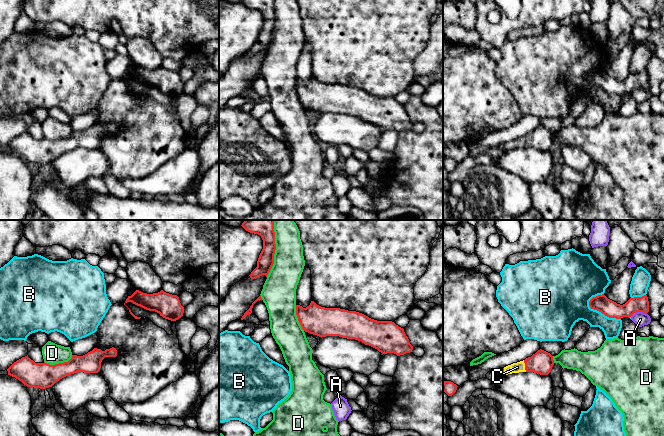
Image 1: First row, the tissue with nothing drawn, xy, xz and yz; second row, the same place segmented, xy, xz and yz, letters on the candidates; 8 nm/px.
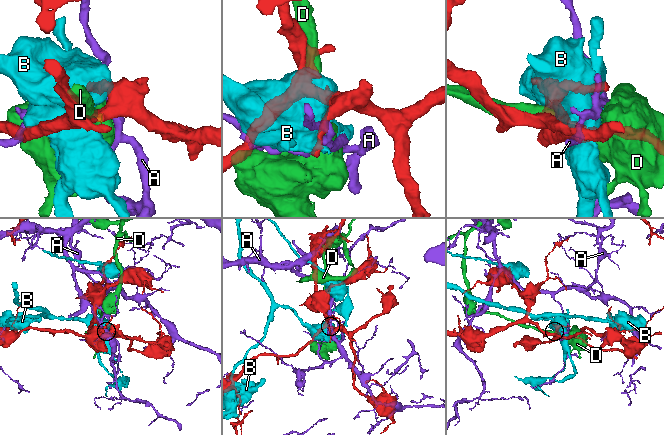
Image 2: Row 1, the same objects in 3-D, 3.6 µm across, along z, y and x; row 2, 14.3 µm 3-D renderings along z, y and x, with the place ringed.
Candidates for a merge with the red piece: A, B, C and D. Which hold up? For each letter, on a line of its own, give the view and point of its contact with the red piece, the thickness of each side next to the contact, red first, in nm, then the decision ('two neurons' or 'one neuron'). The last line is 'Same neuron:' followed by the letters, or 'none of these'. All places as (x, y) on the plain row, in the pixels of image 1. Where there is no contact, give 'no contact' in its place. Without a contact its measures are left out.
A: meets red in yz at (638, 87); 140 nm thick on the red side, 110 nm on the other; two neurons
B: meets red in yz at (602, 89); 140 nm thick on the red side, 260 nm on the other; two neurons
C: meets red in yz at (525, 142); 180 nm thick on the red side, 80 nm on the other; one neuron
D: meets red in xz at (275, 25); 130 nm thick on the red side, 260 nm on the other; two neurons
Same neuron: C

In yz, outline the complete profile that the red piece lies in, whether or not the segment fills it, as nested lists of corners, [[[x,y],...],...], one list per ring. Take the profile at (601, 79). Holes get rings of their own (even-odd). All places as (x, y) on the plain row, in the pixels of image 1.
[[[604,70],[593,73],[589,77],[591,85],[597,86],[609,94],[630,94],[636,88],[649,88],[649,77],[647,71],[630,74],[625,80],[620,81],[608,75]]]

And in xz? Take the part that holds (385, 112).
[[[311,77],[310,81],[306,84],[296,81],[296,91],[305,108],[321,114],[339,112],[347,115],[355,115],[377,125],[382,130],[394,129],[397,132],[410,129],[413,126],[413,122],[410,120],[404,105],[392,97],[377,97],[356,87],[321,83],[314,77]]]

